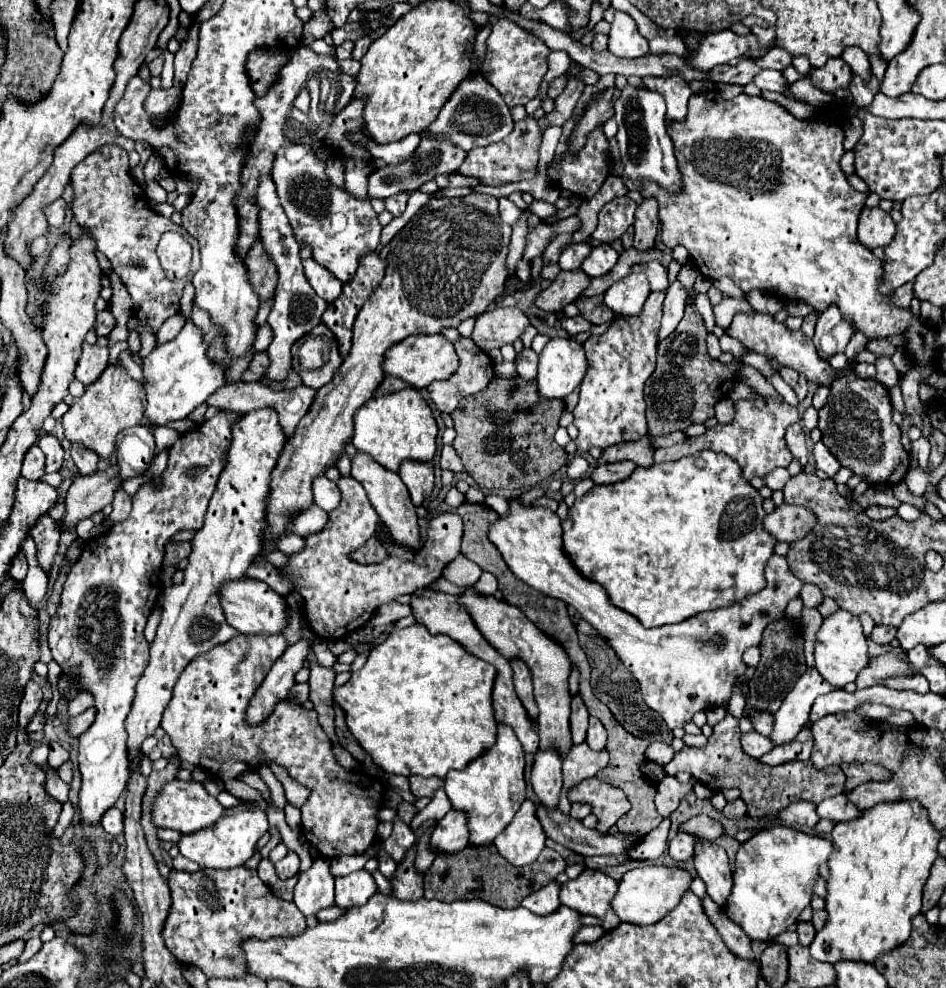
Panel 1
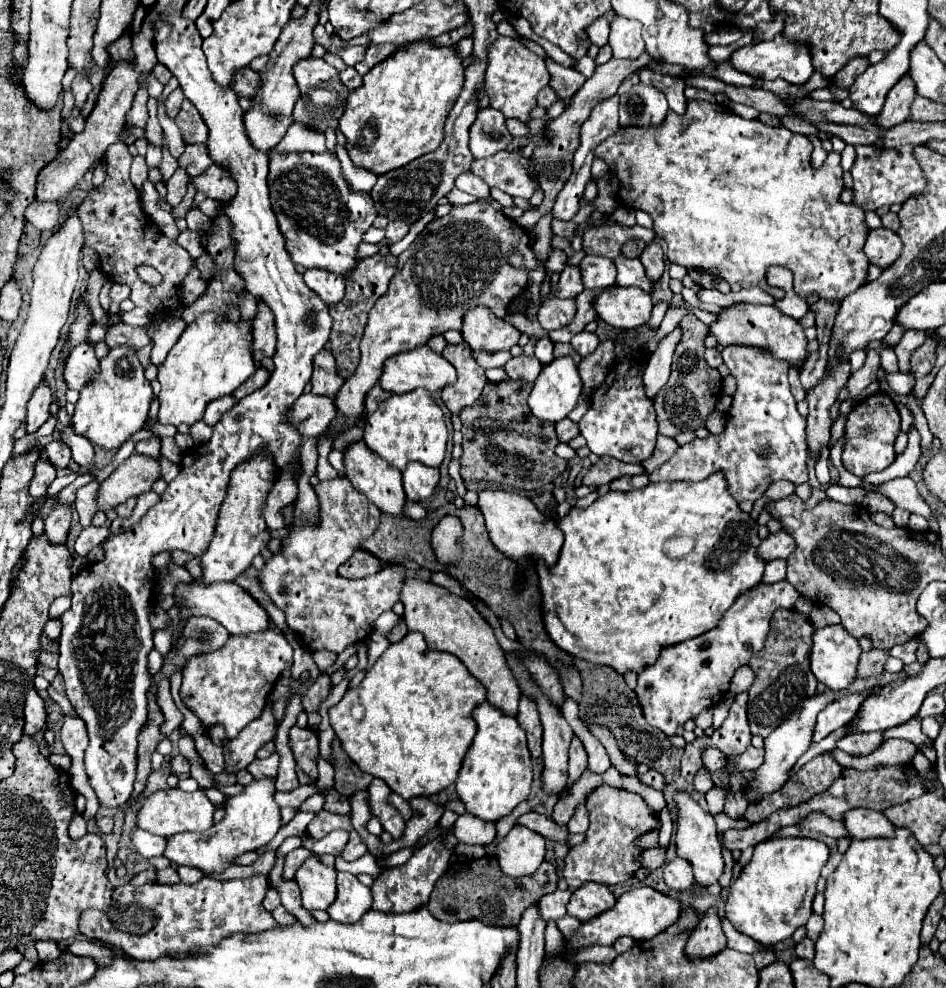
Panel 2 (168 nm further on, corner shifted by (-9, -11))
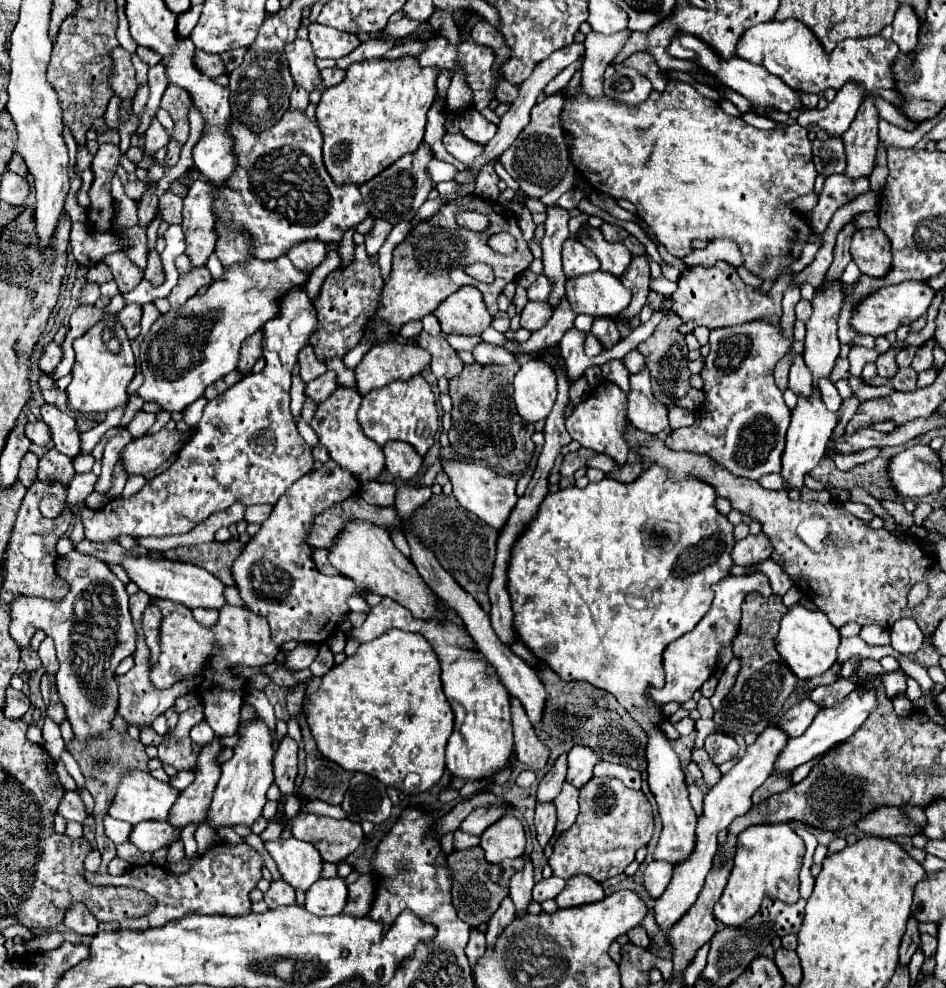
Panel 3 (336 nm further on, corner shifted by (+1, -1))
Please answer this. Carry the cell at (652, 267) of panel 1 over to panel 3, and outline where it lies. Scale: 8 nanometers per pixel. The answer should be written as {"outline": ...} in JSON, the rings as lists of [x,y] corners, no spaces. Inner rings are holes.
{"outline":[[[591,228],[587,234],[583,234],[581,242],[599,258],[603,272],[609,272],[619,278],[631,264],[631,258],[633,258],[631,252],[619,242],[607,242],[601,230],[597,228]]]}

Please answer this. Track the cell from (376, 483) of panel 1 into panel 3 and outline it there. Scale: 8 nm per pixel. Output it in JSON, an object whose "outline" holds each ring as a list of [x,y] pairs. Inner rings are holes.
{"outline":[[[339,386],[323,404],[317,406],[311,428],[319,436],[319,442],[329,450],[331,460],[335,460],[341,468],[349,470],[359,482],[371,482],[381,476],[385,470],[385,454],[371,438],[367,438],[357,422],[357,410],[361,404],[361,394],[349,388]]]}

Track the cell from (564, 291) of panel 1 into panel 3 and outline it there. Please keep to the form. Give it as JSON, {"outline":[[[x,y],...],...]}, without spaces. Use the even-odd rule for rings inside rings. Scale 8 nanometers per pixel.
{"outline":[[[547,300],[545,302],[527,302],[521,312],[521,326],[535,332],[545,322],[549,322],[551,314],[553,314],[553,306]]]}

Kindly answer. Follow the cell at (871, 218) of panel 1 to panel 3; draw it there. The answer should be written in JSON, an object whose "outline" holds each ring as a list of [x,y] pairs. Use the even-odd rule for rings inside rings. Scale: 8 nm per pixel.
{"outline":[[[863,228],[853,234],[851,256],[863,274],[881,278],[891,268],[891,242],[881,228]]]}

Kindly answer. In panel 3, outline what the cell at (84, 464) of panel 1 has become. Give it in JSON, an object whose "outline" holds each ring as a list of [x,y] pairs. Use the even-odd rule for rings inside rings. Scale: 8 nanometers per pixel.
{"outline":[[[51,404],[41,406],[41,418],[51,430],[51,438],[53,438],[55,448],[65,456],[75,458],[79,452],[79,446],[81,446],[79,432],[75,428],[75,418],[71,414],[57,410]]]}

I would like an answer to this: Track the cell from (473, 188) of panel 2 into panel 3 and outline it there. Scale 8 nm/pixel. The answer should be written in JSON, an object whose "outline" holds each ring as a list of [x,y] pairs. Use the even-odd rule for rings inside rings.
{"outline":[[[437,158],[429,164],[429,172],[431,172],[431,178],[435,184],[443,182],[443,180],[455,180],[455,176],[459,174],[459,170],[453,164],[447,164],[447,162],[437,160]]]}

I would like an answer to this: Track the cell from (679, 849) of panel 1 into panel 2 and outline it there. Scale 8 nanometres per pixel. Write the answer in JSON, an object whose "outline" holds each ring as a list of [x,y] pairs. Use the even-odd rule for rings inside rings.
{"outline":[[[673,858],[671,862],[665,864],[663,870],[663,882],[667,884],[667,888],[671,890],[687,890],[689,886],[693,886],[695,878],[693,878],[693,868],[689,868],[689,864],[685,860]]]}

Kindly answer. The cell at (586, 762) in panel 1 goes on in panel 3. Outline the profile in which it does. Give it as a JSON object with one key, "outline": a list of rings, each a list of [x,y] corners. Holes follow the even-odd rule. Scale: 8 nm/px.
{"outline":[[[543,802],[537,804],[535,810],[535,830],[537,830],[537,840],[541,846],[545,846],[553,832],[555,832],[555,824],[557,824],[557,808],[553,802]]]}

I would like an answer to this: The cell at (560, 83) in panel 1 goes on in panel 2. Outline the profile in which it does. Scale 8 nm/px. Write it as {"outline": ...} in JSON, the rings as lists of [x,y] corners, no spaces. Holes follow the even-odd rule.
{"outline":[[[545,88],[545,90],[541,90],[539,94],[537,94],[537,104],[539,106],[543,106],[545,110],[553,104],[553,102],[557,102],[557,96],[555,96],[555,92],[553,92],[553,88]]]}

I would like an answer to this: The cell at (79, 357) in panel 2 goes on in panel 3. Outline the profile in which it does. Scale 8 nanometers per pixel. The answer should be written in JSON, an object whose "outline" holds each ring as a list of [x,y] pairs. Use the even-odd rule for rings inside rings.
{"outline":[[[51,342],[45,346],[43,350],[43,356],[39,360],[39,368],[45,372],[45,374],[53,374],[57,364],[61,362],[63,358],[63,344],[57,344],[57,342]]]}

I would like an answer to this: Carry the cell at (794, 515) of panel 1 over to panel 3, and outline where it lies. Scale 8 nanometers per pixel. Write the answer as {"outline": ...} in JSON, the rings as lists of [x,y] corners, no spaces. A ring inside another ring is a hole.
{"outline":[[[749,534],[747,538],[739,540],[733,548],[733,562],[739,566],[751,566],[757,562],[763,562],[771,556],[771,540],[767,538],[767,534]]]}

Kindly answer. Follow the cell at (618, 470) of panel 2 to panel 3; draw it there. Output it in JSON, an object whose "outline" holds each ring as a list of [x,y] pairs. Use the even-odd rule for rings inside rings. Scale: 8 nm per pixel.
{"outline":[[[579,448],[577,452],[573,454],[567,454],[565,460],[563,460],[563,466],[561,466],[561,476],[573,476],[575,470],[579,468],[587,468],[587,462],[597,456],[593,450],[587,450],[587,448]]]}

